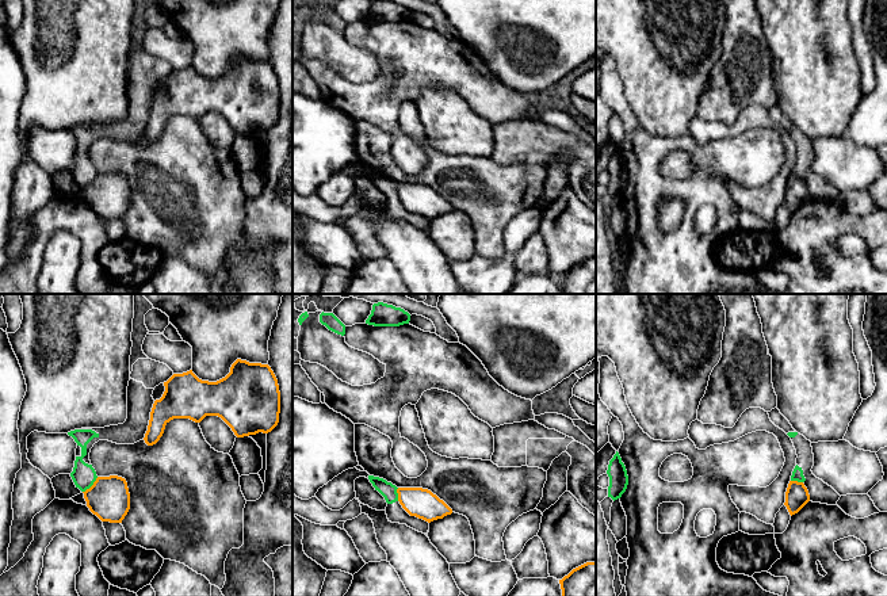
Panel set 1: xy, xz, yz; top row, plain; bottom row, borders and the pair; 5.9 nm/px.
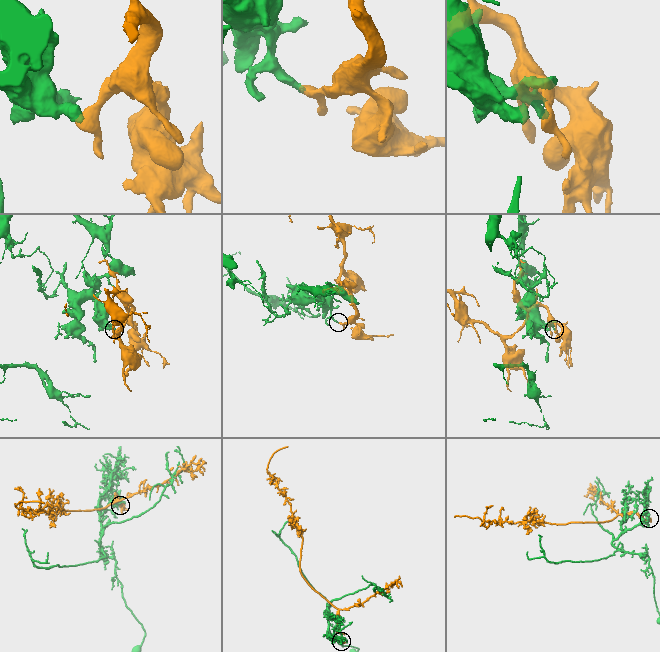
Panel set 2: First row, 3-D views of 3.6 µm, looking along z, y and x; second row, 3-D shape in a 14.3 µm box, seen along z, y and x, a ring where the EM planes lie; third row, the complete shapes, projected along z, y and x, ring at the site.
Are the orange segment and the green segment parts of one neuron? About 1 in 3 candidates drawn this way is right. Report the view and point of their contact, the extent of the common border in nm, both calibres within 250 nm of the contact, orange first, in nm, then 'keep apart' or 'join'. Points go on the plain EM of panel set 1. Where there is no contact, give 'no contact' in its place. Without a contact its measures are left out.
meets orange in xy at (92, 182); contact 130 nm long; 240 nm thick on the orange side, 140 nm on the other; keep apart

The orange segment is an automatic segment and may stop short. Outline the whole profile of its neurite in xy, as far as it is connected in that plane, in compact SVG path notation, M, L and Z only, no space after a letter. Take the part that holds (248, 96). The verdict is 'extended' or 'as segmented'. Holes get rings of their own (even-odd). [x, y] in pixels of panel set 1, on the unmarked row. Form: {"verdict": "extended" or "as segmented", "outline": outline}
{"verdict": "as segmented", "outline": "M237 56L230 69L217 77L199 76L192 66L173 70L150 108L145 140L156 141L173 115L200 119L206 112L221 114L237 134L268 130L279 119L280 88L268 61Z"}

